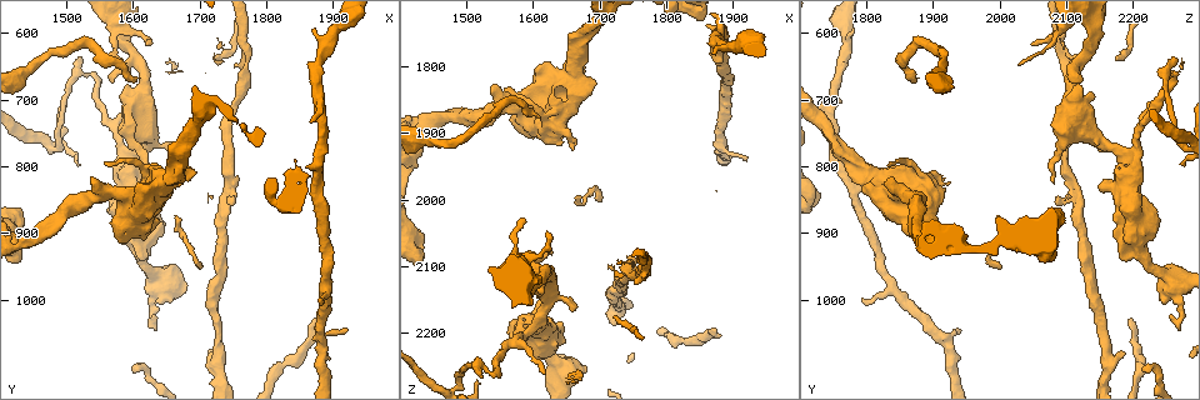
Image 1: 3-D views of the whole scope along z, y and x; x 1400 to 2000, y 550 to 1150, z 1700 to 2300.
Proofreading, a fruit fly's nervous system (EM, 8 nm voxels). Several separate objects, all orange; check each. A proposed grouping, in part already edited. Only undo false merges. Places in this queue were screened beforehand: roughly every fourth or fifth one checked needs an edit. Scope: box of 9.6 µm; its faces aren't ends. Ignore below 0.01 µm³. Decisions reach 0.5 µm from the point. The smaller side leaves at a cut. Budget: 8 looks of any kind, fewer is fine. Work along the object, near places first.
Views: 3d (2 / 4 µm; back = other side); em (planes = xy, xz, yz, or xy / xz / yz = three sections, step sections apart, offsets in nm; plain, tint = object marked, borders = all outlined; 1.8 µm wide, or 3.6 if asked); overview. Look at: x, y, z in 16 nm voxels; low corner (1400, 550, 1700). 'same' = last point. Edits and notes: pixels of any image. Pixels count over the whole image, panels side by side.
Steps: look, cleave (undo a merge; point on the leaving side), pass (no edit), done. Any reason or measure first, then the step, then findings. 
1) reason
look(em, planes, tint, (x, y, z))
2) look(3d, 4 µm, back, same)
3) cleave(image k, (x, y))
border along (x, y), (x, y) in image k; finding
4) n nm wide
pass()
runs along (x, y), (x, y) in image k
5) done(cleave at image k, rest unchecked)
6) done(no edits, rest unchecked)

abrupt turn
look(3d, 4 µm, (1575, 805, 2195))

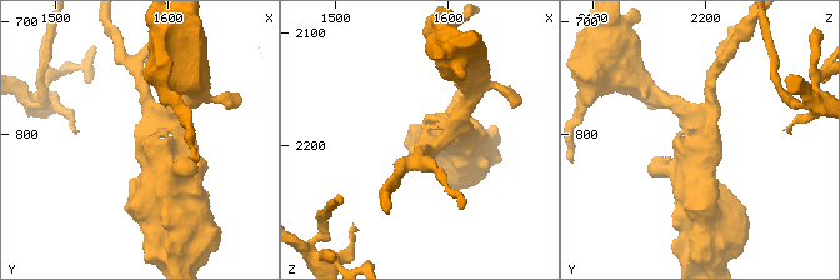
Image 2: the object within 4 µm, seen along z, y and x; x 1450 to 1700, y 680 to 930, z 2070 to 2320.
shape alone is not enough
look(em, planes, tint, (1576, 812, 2192))

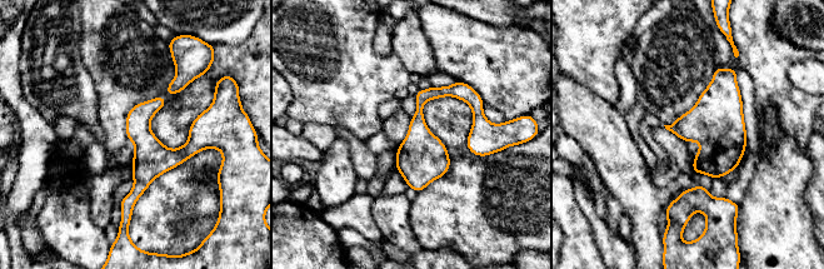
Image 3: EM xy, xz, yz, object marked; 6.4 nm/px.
190 nm wide
pass()
runs along (206, 128), (124, 208) in image 3; all the same cell

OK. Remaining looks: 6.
abrupt turn
look(3d, 4 µm, back, (1635, 840, 1870))

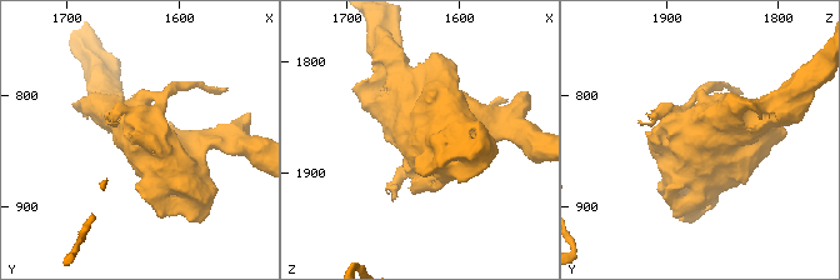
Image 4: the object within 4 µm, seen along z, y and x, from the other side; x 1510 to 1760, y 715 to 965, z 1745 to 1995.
look(em, planes, tint, (1634, 840, 1872))

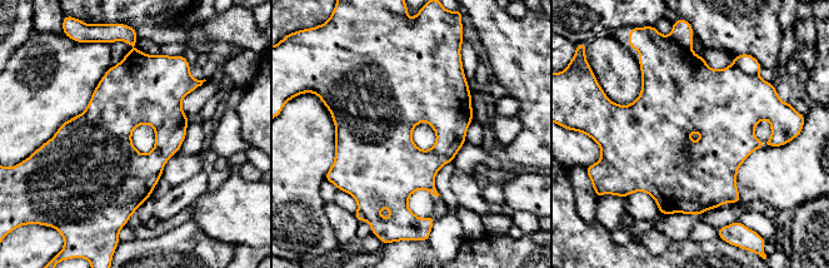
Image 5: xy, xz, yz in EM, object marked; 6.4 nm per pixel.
320 nm wide
cleave(image 5, (748, 64))
border along (733, 64), (748, 74), (757, 75) in image 5; a second cell is stuck on

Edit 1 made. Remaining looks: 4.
look(overview)

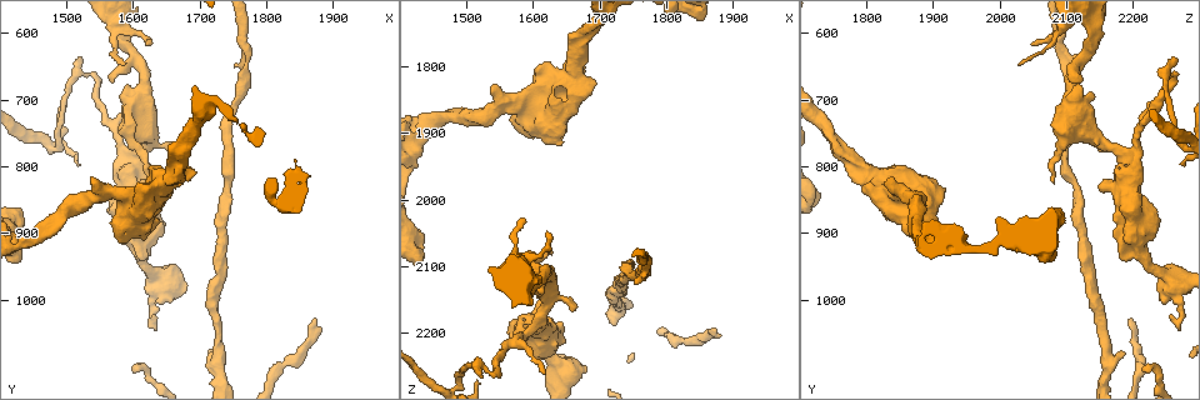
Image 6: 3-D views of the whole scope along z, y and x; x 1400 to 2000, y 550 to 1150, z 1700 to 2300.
abrupt turn
look(3d, 2 µm, (1605, 640, 2125))

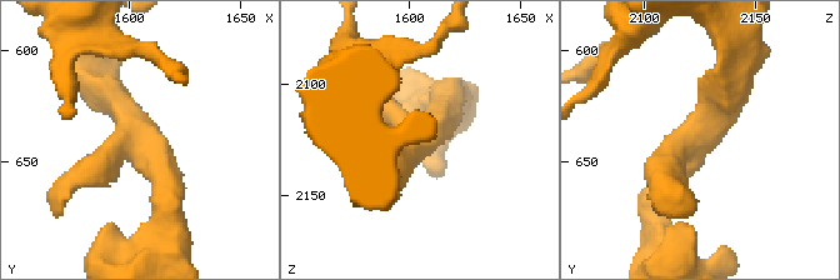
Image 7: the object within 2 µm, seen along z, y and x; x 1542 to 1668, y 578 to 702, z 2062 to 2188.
look(em, planes, tint, (1606, 638, 2123))

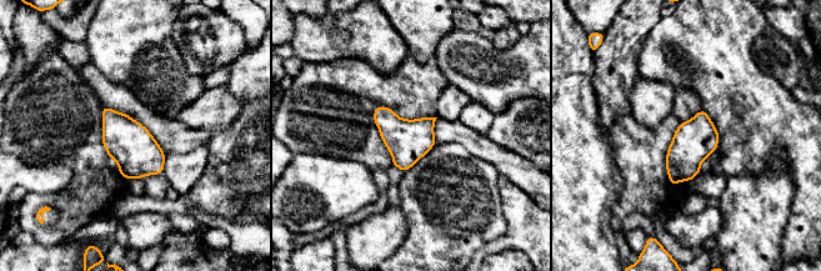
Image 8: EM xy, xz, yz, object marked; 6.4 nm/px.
280 nm wide
pass()
one cell here

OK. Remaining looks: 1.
done(cleave at image 5, rest unchecked)

